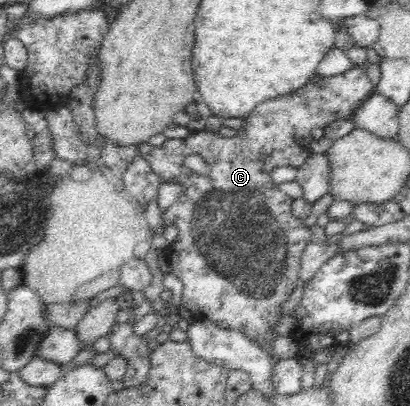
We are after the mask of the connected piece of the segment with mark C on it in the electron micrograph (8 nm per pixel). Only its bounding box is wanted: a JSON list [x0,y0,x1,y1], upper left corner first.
[139,66,375,347]

